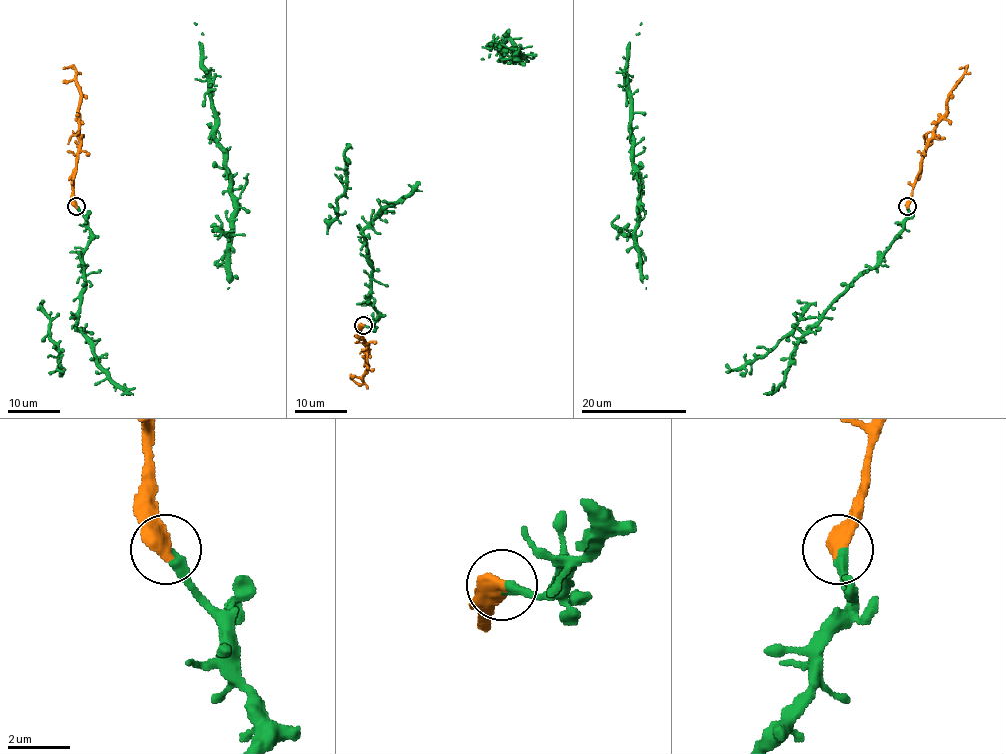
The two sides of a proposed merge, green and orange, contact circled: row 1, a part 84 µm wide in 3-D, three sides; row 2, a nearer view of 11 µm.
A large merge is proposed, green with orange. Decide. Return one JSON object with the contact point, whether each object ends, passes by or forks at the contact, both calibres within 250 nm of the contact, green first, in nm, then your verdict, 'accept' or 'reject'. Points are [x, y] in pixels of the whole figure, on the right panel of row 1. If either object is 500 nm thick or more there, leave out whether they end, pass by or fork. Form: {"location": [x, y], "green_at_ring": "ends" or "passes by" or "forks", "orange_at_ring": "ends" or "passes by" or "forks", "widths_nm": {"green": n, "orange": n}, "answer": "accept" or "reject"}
{"location": [907, 206], "widths_nm": {"green": 360, "orange": 550}, "answer": "accept"}

